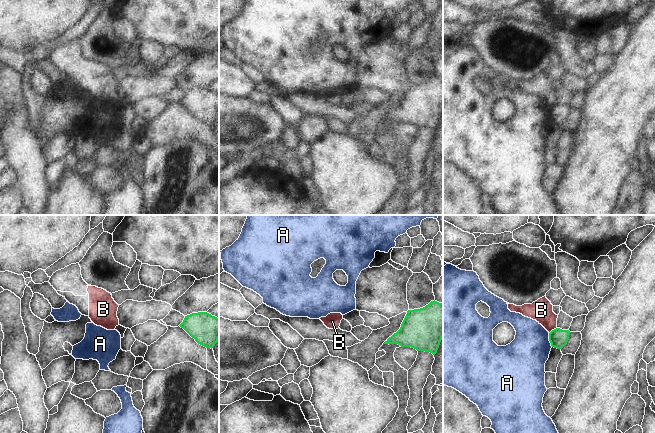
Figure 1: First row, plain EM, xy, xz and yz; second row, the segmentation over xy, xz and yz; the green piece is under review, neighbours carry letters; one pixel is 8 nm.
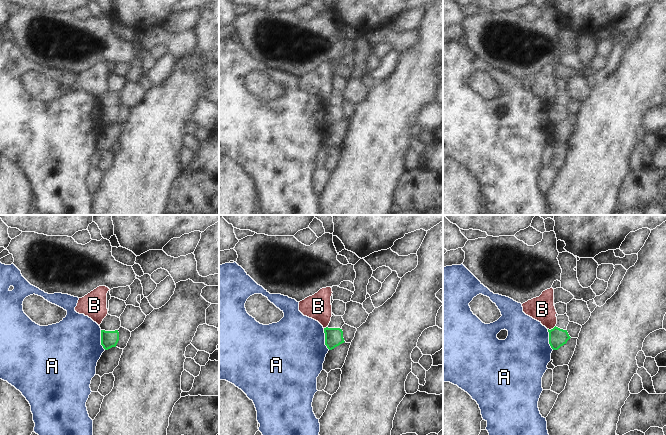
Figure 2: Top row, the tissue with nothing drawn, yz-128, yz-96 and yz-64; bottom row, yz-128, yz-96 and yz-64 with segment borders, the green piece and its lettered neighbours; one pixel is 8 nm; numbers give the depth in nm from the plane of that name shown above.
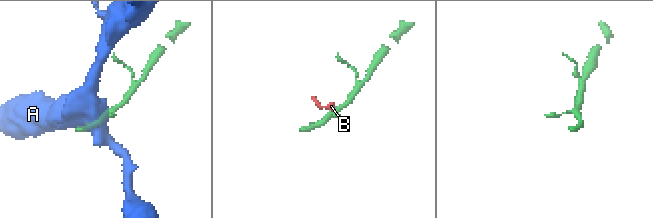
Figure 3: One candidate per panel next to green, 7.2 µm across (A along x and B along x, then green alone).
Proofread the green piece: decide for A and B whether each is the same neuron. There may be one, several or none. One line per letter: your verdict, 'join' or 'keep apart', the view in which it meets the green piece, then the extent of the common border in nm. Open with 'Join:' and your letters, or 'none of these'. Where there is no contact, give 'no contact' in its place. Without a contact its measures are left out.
Join: none of these
A: keep apart; meets green in yz; contact 120 nm long
B: keep apart; meets green in yz; contact 80 nm long

